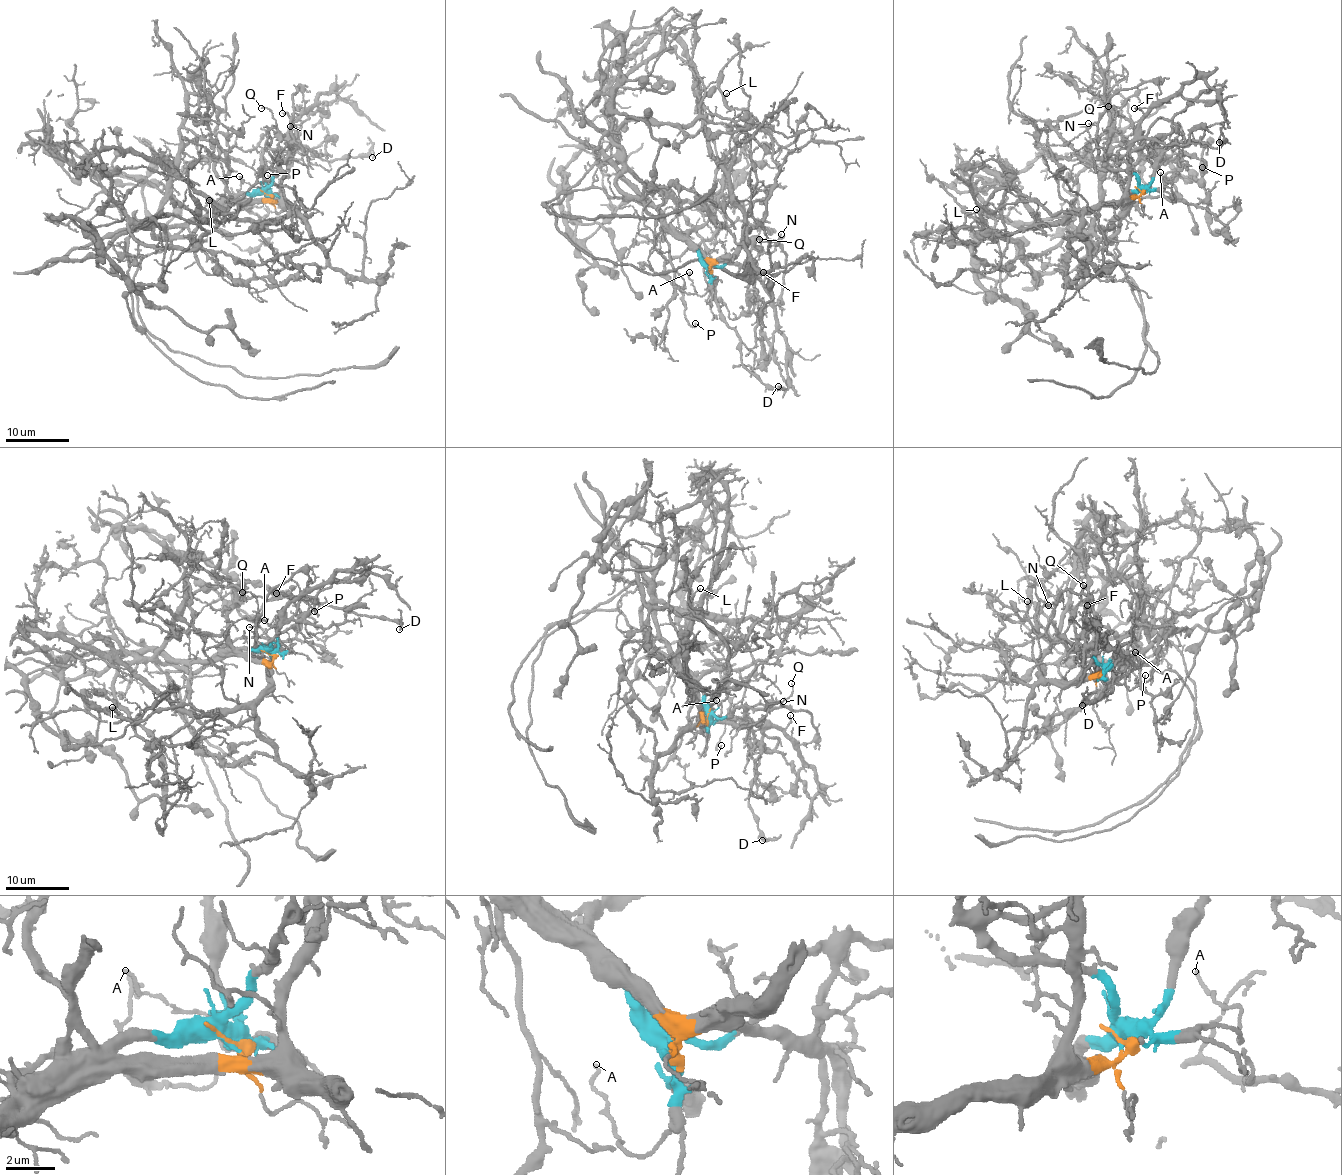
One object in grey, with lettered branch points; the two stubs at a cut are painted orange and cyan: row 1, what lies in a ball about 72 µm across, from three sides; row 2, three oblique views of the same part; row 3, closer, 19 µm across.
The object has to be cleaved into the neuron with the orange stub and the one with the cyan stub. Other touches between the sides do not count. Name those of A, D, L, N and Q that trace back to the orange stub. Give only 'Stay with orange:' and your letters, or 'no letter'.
Stay with orange: L

